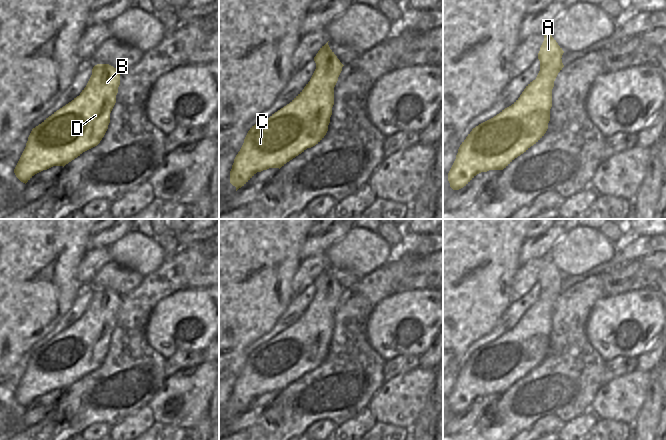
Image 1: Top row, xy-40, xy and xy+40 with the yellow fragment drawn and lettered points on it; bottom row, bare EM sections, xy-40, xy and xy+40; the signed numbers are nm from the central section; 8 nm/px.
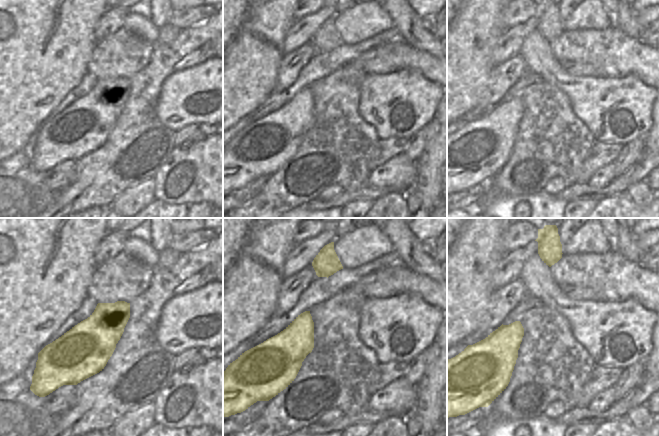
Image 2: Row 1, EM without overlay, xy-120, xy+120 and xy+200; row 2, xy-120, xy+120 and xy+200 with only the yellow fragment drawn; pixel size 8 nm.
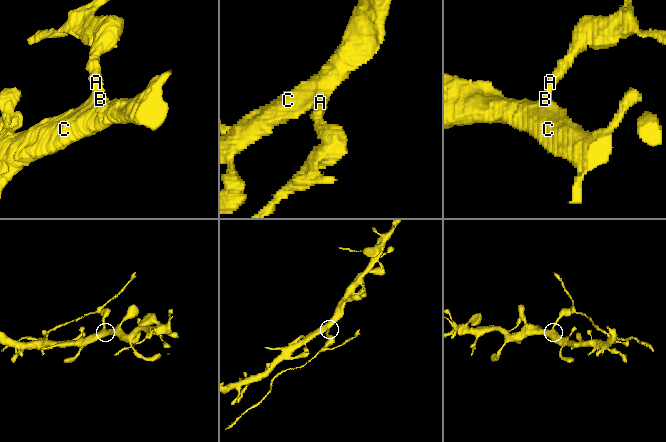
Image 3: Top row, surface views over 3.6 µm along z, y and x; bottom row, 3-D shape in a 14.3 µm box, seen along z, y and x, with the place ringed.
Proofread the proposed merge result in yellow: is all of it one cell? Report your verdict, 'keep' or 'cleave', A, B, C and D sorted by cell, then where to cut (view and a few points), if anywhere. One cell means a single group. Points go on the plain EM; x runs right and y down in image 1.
cleave | A / B C D | xy (337, 282), (324, 289), (316, 288)

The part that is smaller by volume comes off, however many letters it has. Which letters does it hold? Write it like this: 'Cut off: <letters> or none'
Cut off: A

